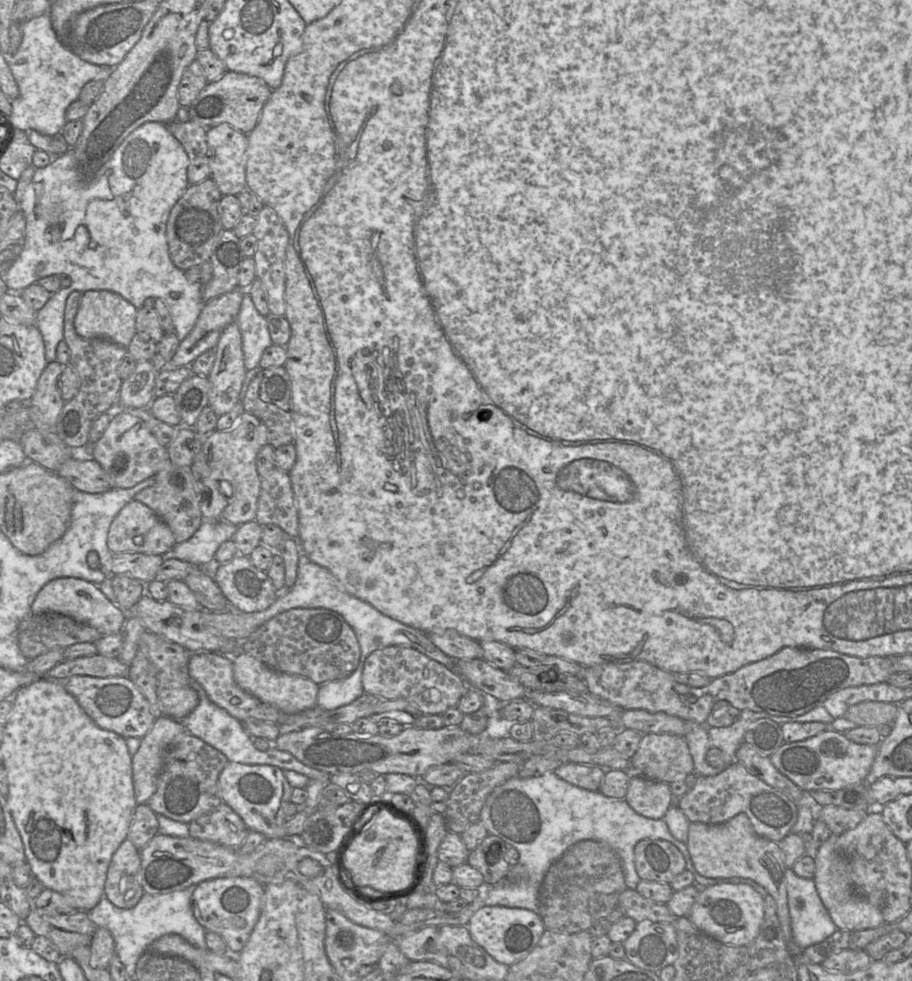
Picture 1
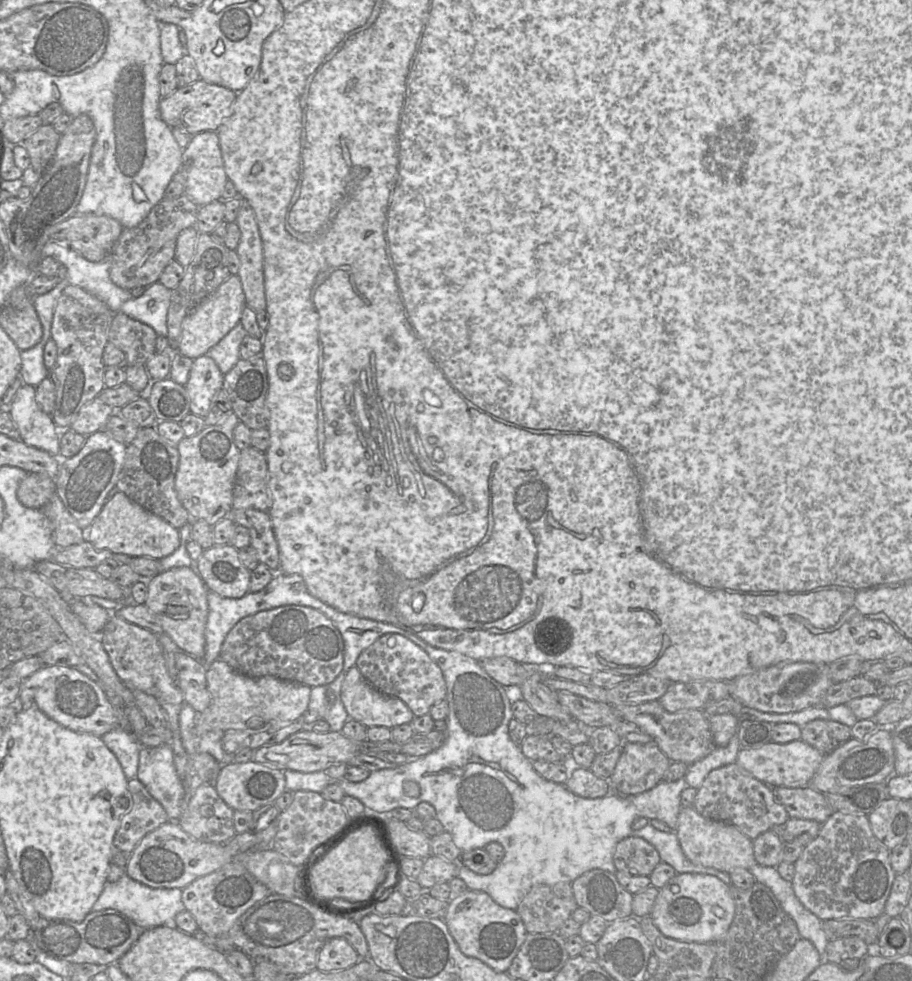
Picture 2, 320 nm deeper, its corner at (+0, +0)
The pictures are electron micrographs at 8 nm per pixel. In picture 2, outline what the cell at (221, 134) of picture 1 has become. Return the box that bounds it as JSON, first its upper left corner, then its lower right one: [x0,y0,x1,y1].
[180,131,228,205]

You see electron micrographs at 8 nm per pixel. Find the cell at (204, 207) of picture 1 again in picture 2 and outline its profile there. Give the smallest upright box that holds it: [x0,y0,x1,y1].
[107,194,201,290]

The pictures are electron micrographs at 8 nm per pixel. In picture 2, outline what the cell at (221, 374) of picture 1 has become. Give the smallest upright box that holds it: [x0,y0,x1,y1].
[185,355,224,418]

